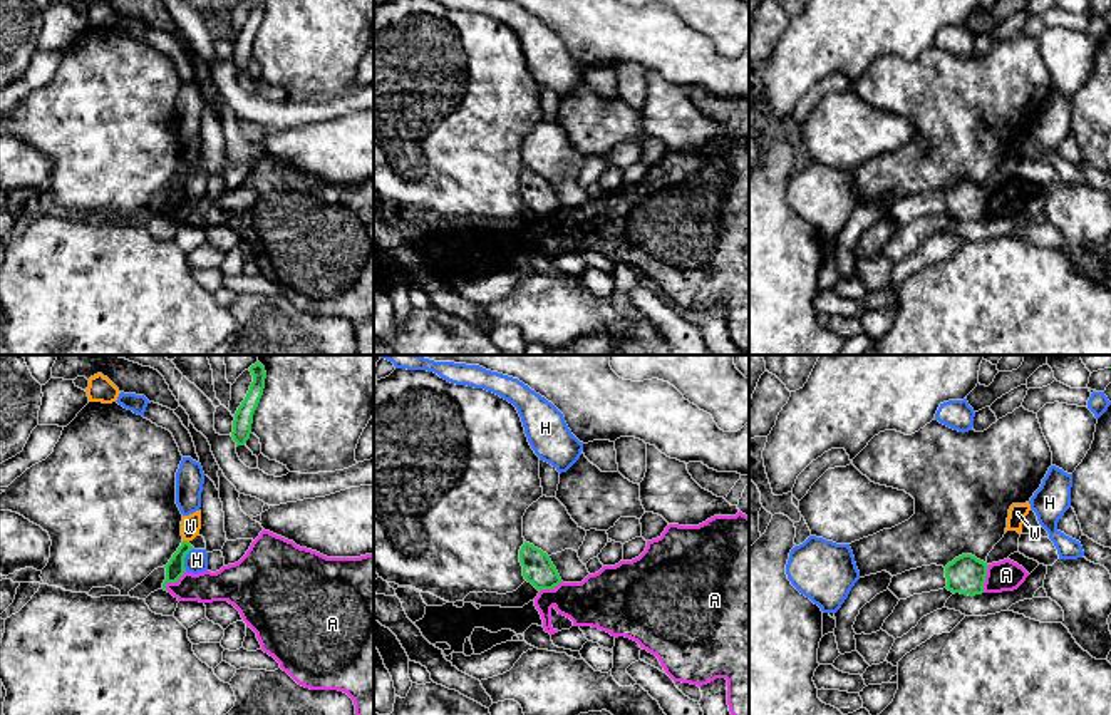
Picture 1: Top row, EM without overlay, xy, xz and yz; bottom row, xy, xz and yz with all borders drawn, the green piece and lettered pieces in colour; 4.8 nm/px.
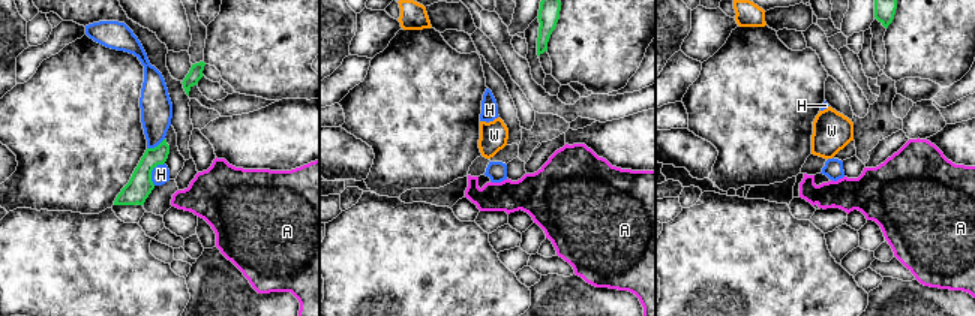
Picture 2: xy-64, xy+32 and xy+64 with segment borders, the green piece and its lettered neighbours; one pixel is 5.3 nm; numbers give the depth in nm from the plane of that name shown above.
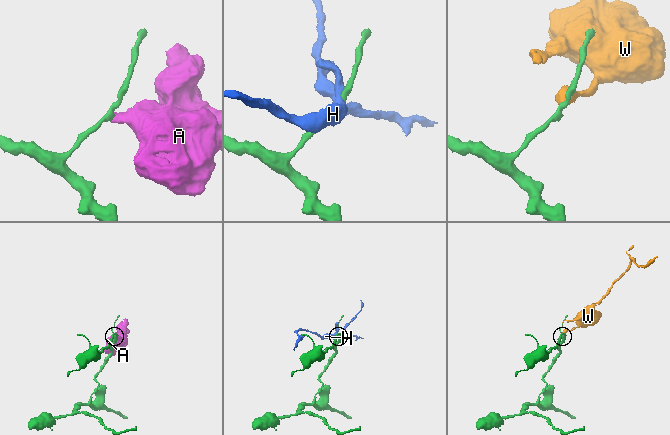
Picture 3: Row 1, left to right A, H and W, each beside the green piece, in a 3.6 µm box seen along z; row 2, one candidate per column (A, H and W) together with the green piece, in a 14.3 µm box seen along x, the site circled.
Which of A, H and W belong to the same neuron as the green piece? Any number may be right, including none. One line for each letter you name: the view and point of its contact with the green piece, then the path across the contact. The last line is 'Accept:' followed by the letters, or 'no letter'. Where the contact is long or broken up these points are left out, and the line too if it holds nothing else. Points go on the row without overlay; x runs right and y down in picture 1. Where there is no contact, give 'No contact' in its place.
Accept: no letter

